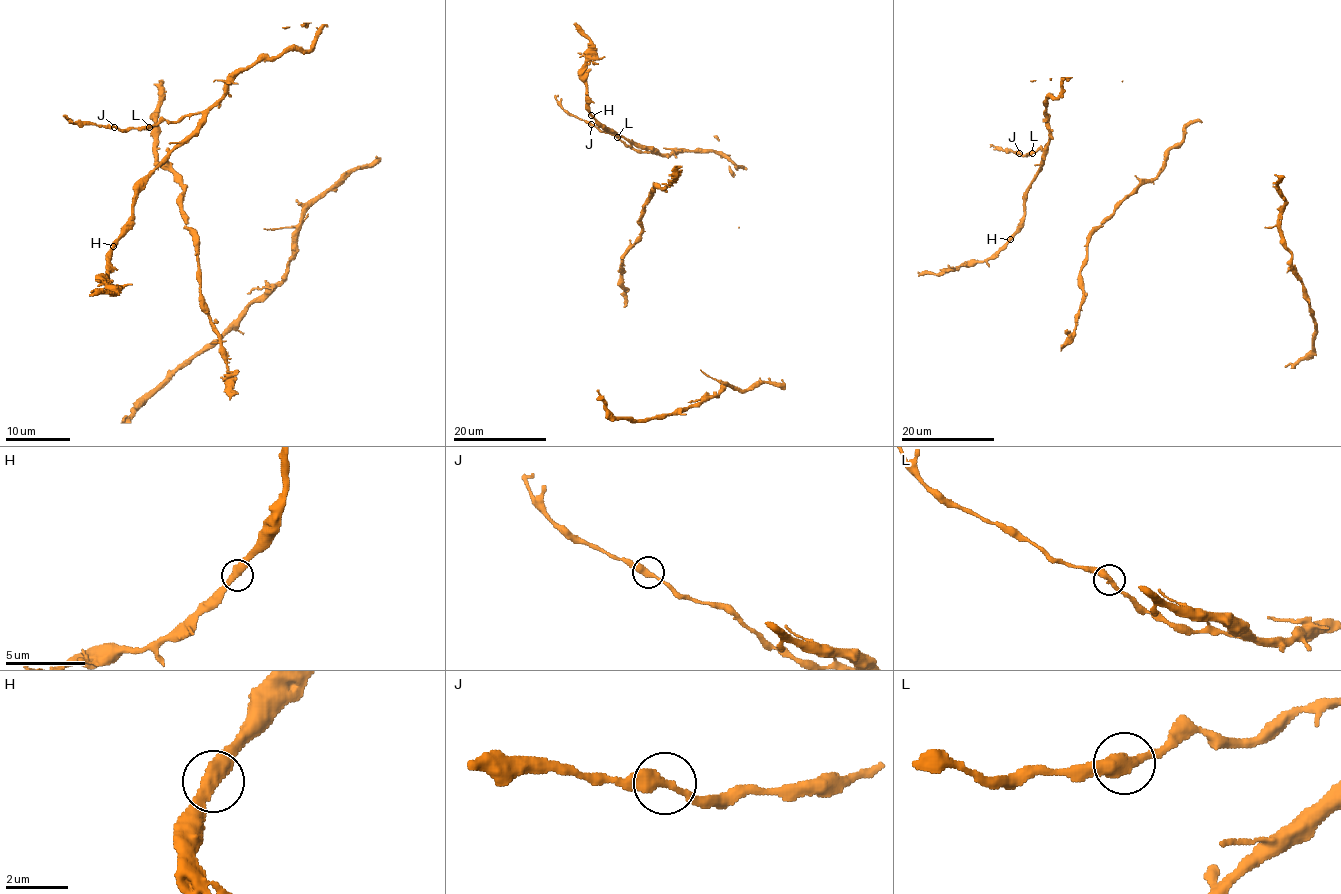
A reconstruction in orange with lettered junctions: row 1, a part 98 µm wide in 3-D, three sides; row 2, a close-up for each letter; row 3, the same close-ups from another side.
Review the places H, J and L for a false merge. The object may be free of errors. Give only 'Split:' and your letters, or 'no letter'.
Split: no letter

